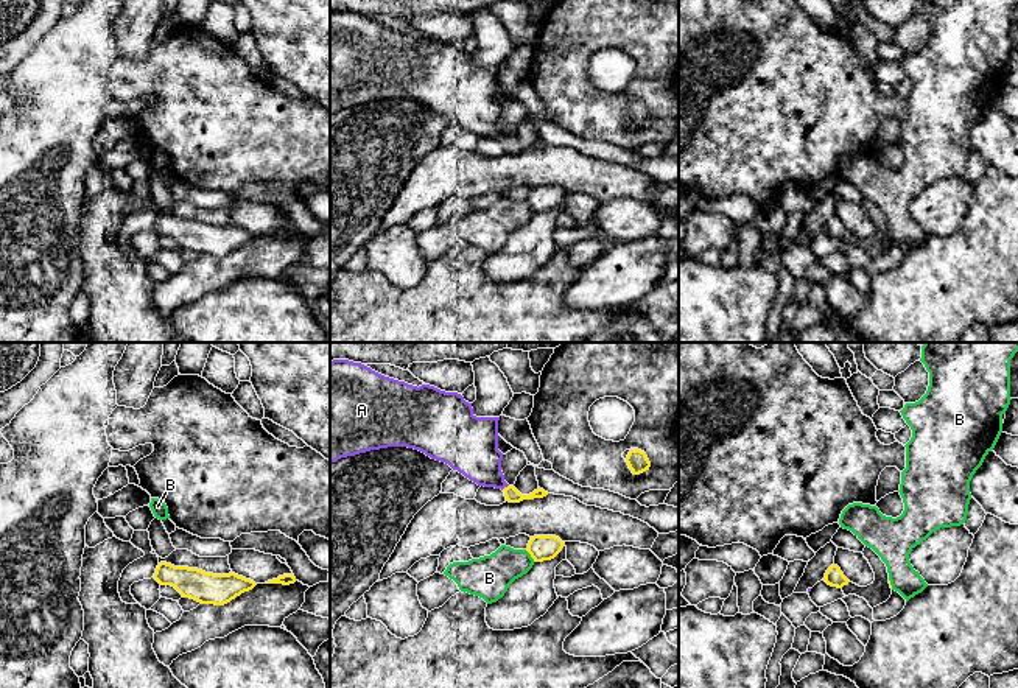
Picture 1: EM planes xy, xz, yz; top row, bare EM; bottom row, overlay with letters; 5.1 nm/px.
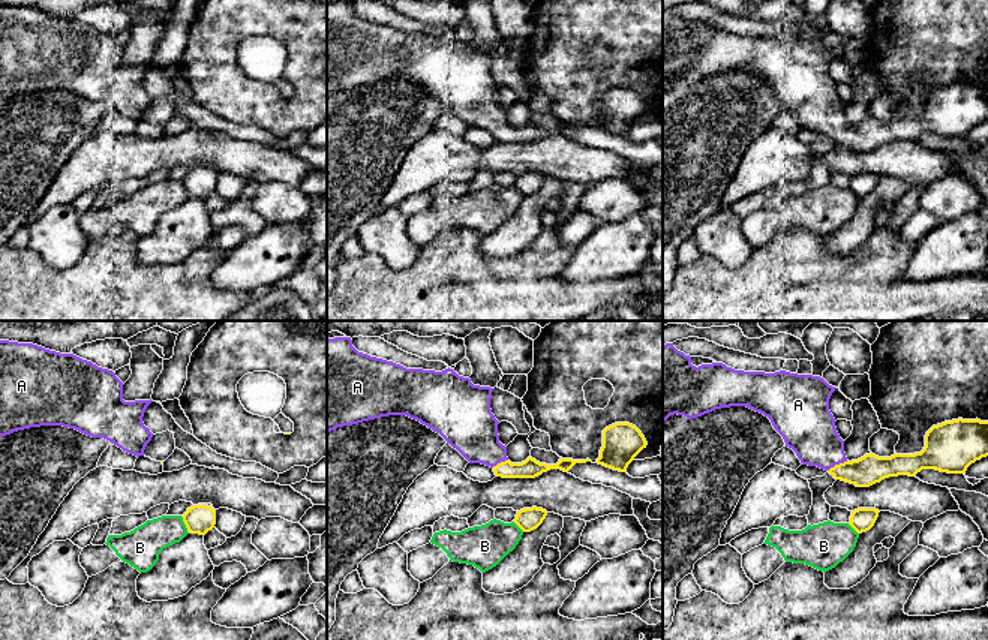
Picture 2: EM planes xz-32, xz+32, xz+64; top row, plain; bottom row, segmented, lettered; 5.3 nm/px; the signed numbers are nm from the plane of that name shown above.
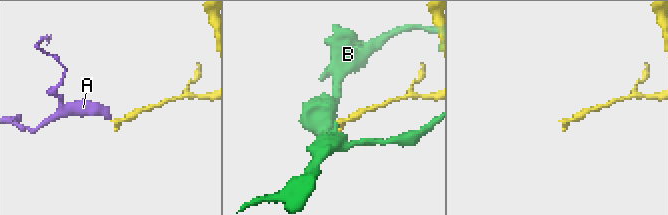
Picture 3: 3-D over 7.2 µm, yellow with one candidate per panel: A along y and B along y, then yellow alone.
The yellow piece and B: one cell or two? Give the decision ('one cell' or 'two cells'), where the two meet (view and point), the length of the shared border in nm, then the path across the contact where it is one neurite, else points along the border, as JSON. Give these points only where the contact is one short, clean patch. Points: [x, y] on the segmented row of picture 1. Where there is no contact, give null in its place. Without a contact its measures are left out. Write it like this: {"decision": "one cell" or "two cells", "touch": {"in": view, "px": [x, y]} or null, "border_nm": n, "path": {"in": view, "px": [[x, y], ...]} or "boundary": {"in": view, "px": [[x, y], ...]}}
{"decision": "two cells", "touch": {"in": "xz", "px": [531, 556]}, "border_nm": 80}

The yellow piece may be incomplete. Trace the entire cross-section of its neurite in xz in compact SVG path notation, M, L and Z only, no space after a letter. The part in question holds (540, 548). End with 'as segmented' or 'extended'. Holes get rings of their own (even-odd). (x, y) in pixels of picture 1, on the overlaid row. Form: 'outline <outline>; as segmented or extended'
outline M534 535L529 540L526 551L534 562L543 562L554 559L562 551L563 545L565 542L556 535Z; as segmented

